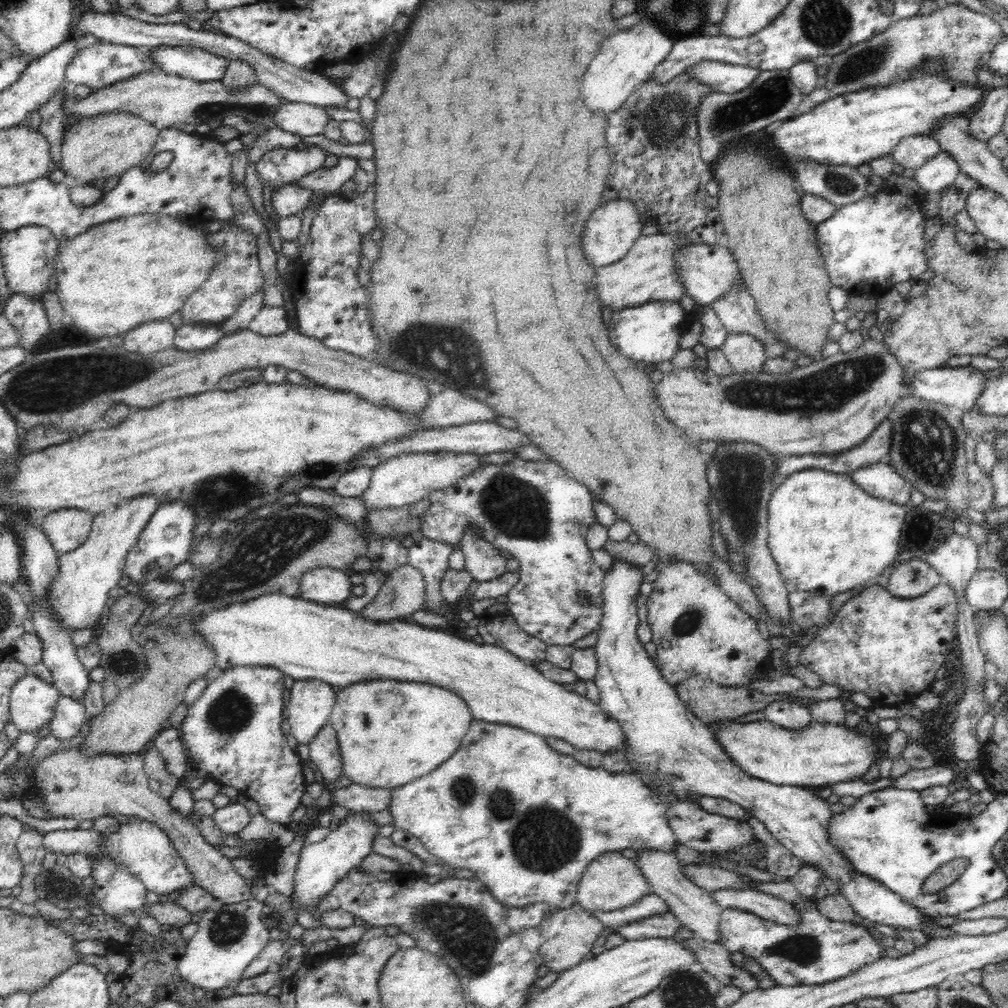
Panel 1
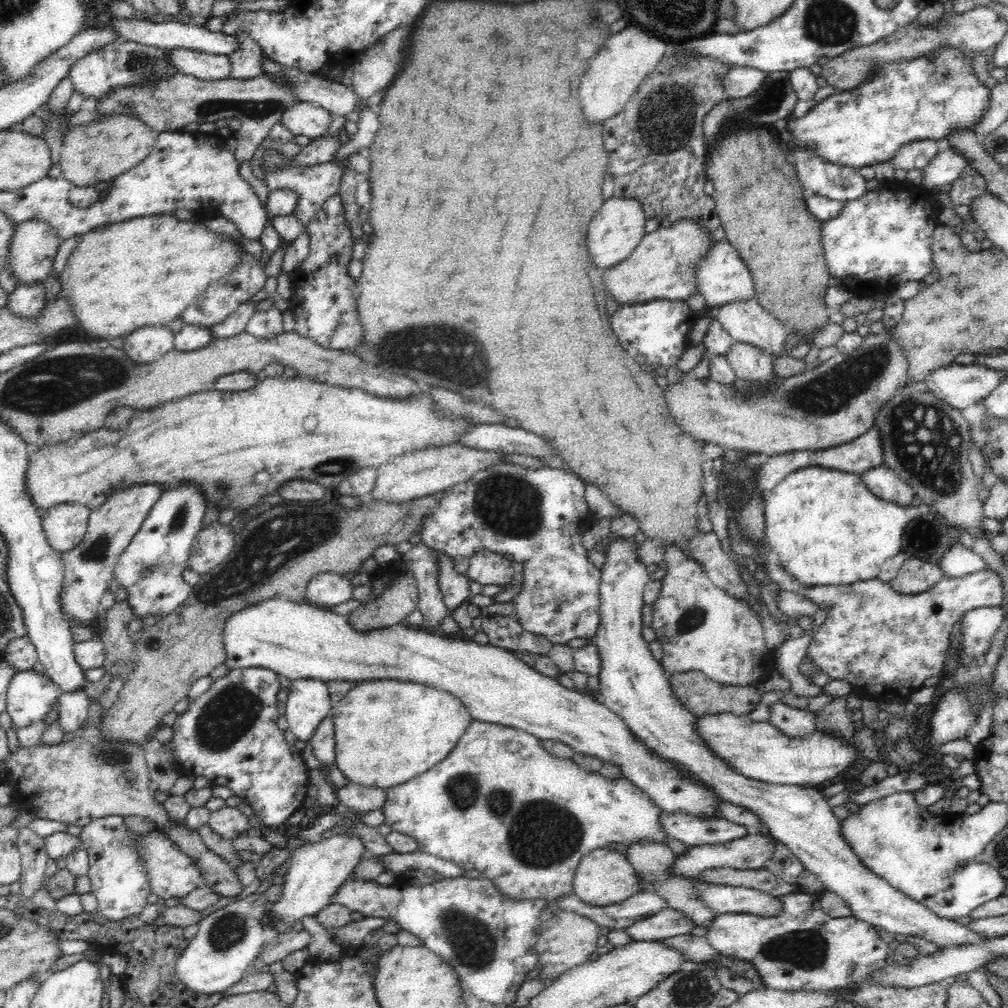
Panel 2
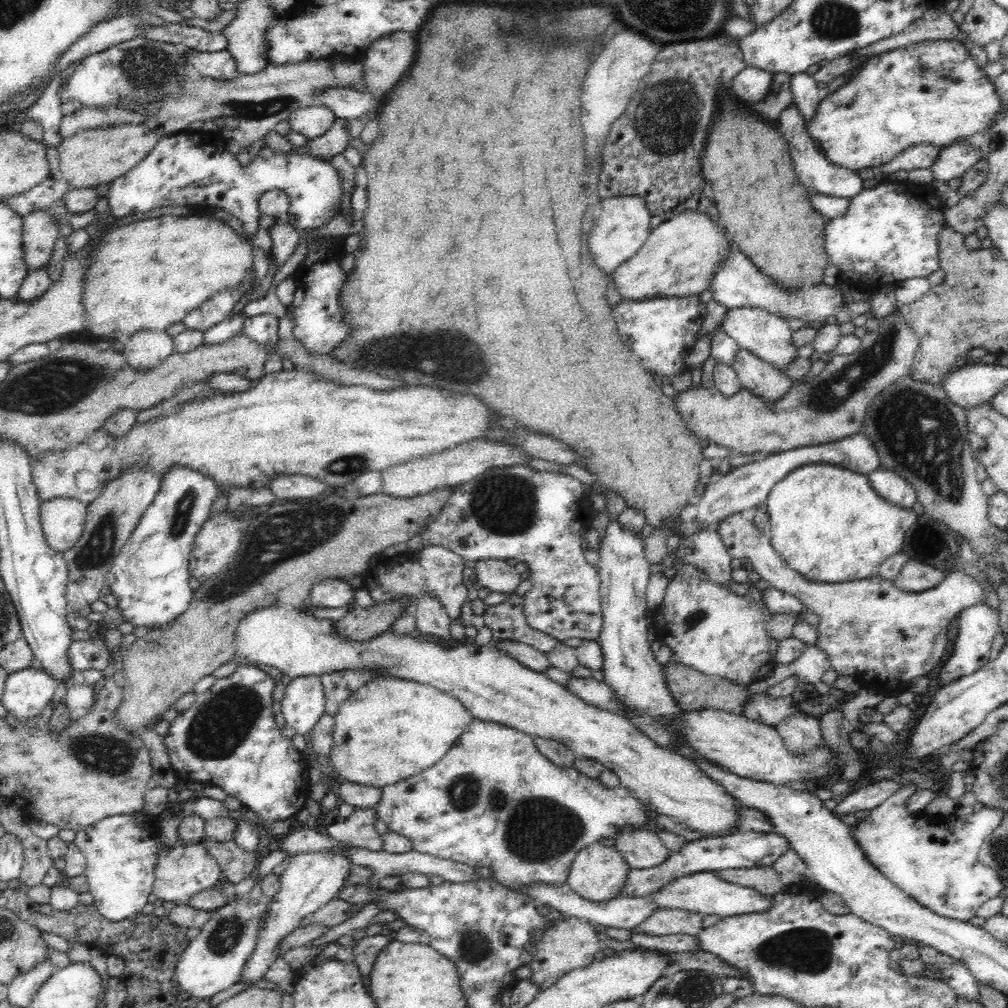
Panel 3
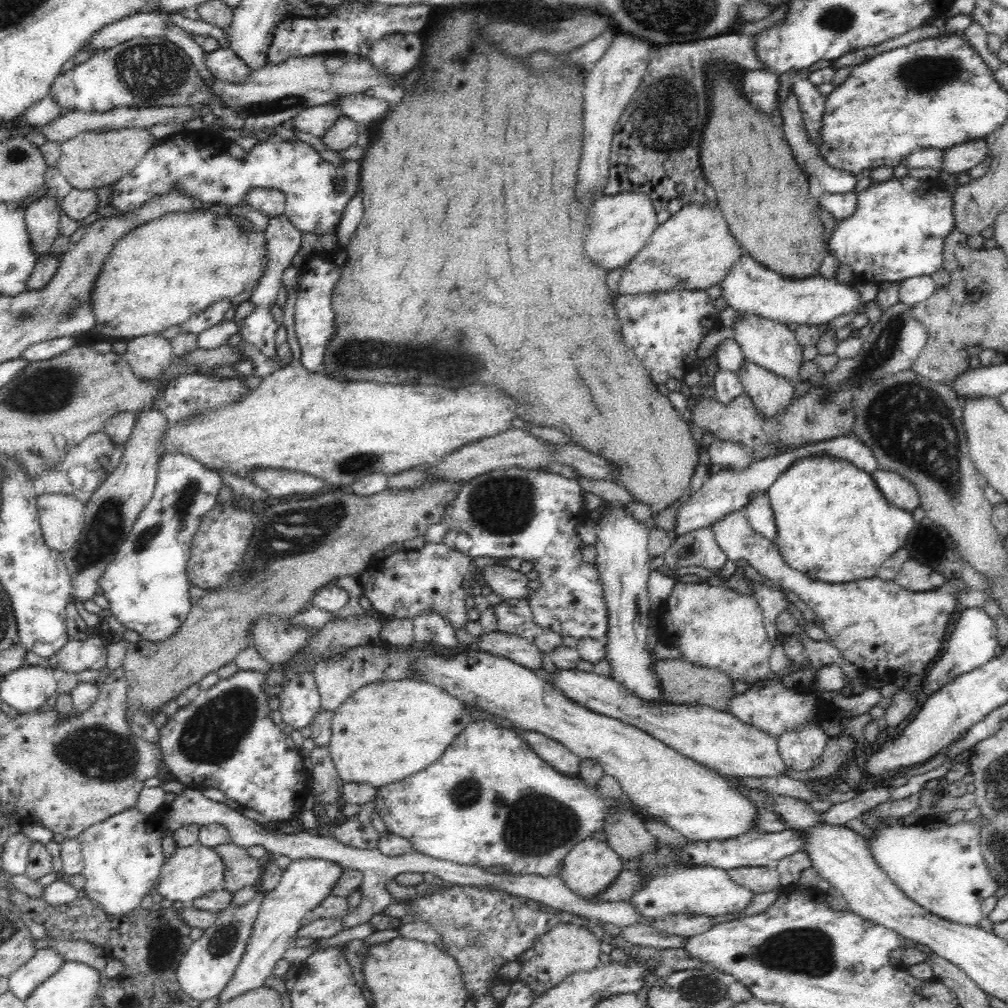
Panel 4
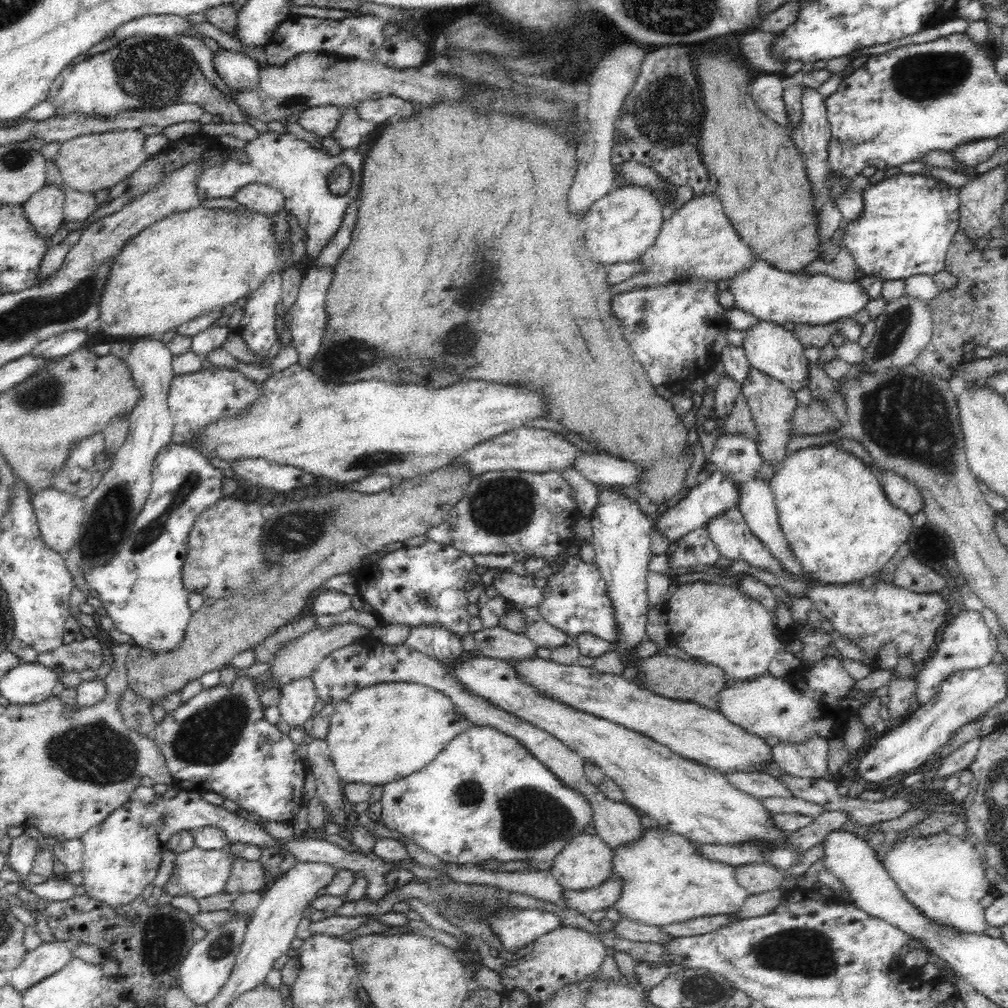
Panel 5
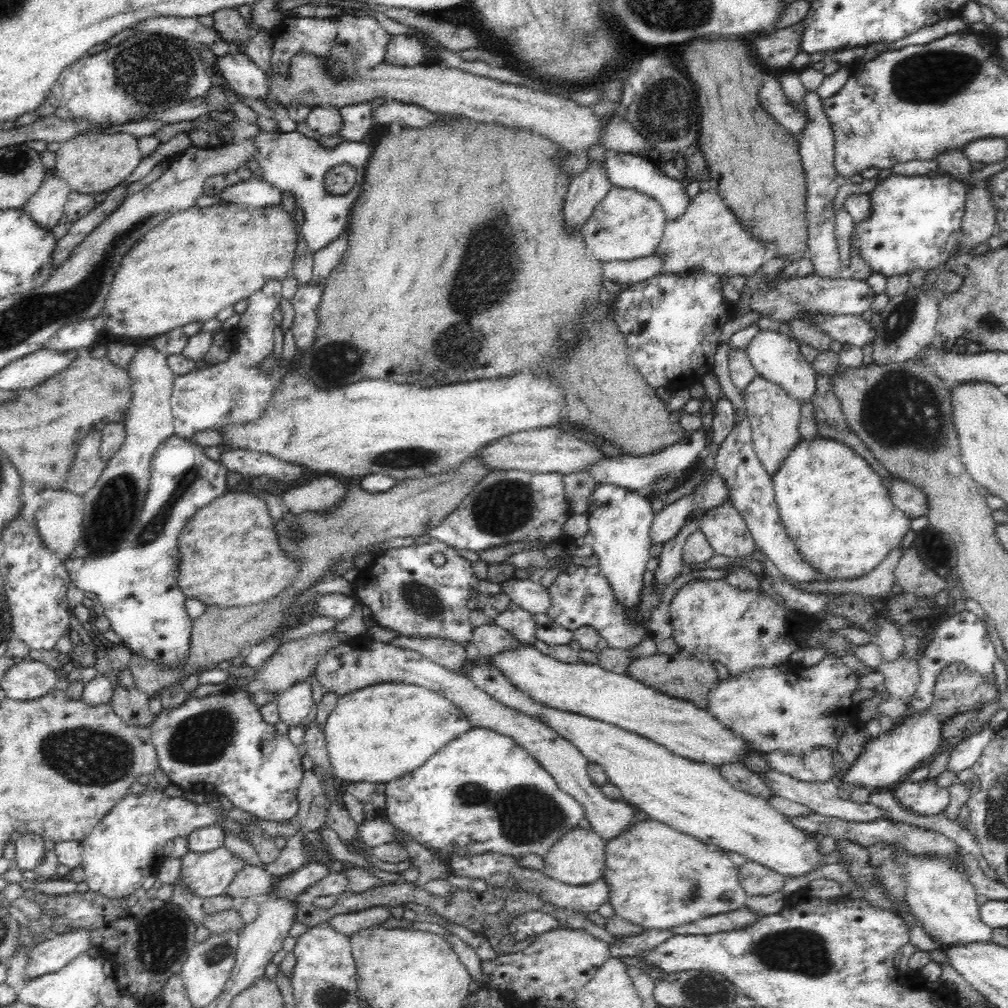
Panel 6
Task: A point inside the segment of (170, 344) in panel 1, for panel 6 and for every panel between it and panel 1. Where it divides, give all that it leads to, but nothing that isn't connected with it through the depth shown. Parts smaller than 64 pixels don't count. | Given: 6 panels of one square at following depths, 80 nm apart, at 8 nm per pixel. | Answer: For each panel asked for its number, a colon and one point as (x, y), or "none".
2: (146, 344)
3: (146, 349)
4: (149, 356)
5: (110, 510)
6: (113, 505)

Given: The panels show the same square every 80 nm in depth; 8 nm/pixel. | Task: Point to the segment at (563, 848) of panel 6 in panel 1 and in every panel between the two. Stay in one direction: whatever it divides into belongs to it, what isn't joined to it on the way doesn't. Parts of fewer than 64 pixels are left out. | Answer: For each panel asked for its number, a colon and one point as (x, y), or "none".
1: (611, 881)
2: (603, 877)
3: (598, 872)
4: (589, 867)
5: (586, 861)

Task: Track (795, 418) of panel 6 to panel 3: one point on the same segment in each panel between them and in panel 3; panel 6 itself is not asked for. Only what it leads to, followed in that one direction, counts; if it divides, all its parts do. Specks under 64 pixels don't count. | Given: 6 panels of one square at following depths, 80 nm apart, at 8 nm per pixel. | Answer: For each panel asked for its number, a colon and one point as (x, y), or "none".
3: (767, 382)
4: (771, 395)
5: (772, 404)

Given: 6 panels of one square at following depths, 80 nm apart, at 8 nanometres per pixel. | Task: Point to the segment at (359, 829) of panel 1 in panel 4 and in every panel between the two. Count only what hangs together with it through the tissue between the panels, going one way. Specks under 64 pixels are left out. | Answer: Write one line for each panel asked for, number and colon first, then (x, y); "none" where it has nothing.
2: (316, 871)
3: (310, 879)
4: (305, 882)

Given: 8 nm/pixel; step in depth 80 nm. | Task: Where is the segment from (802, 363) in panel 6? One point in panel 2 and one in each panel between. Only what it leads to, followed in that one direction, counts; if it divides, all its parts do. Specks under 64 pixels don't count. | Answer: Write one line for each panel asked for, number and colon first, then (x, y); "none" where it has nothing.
2: (747, 321)
3: (762, 334)
4: (767, 343)
5: (771, 349)

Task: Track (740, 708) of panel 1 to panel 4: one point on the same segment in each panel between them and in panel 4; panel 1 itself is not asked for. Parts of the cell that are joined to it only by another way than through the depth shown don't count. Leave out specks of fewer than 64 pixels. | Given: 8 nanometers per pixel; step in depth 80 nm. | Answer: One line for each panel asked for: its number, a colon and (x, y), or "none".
2: (699, 694)
3: (693, 690)
4: (681, 682)

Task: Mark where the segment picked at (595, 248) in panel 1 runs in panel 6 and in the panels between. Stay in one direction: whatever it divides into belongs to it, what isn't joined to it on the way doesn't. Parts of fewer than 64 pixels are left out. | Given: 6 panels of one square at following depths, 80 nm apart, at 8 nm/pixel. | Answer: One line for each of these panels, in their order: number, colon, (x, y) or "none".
2: (617, 229)
3: (622, 226)
4: (622, 224)
5: (621, 226)
6: (627, 224)

